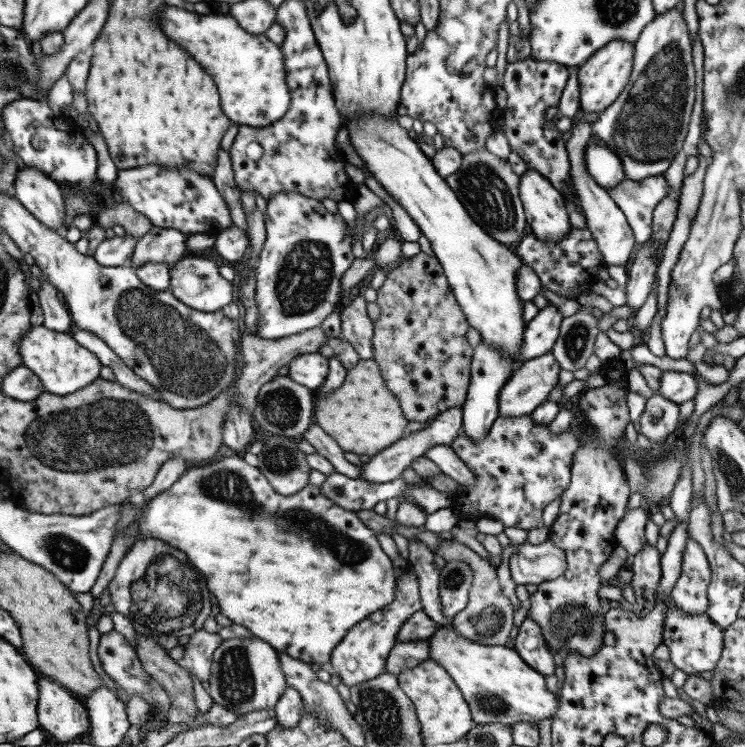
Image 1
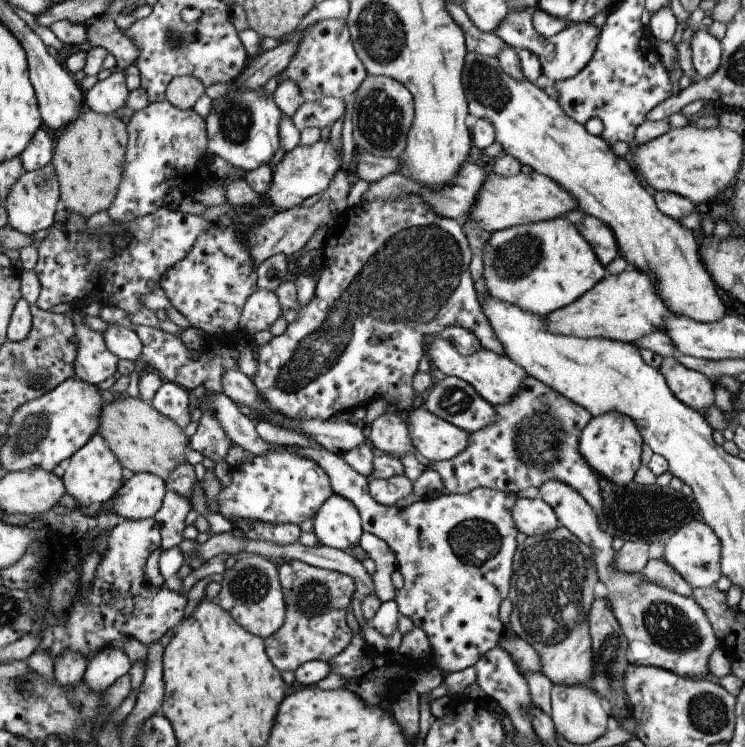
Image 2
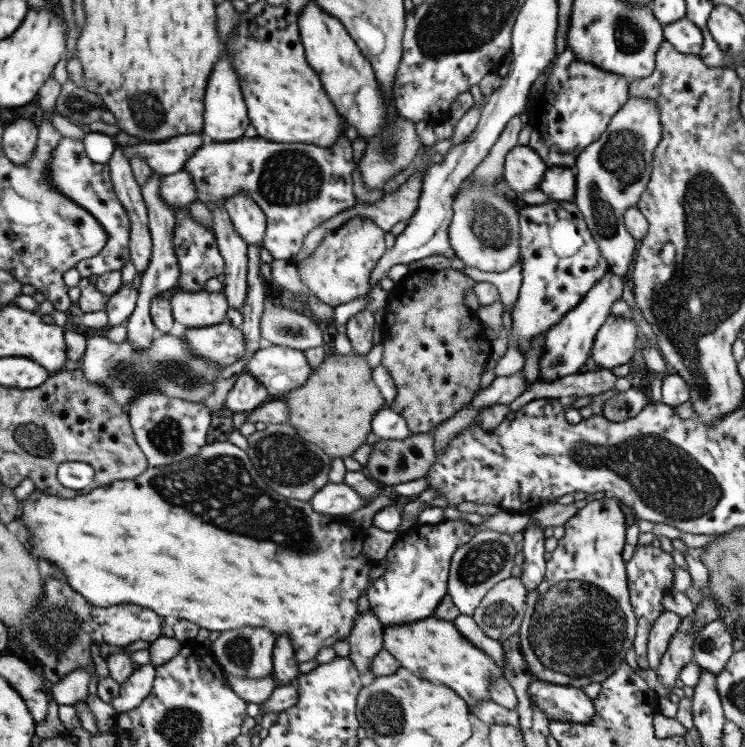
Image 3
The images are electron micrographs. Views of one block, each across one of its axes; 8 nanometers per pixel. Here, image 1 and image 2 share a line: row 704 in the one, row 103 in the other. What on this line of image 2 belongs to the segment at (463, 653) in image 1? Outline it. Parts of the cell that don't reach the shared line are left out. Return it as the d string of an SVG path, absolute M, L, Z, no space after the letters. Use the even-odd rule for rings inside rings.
M469 52L465 56L464 75L467 86L464 94L468 99L469 113L492 122L495 141L503 146L504 153L515 156L522 165L528 164L537 173L555 180L572 195L579 210L603 220L616 237L619 256L627 260L630 268L653 277L655 291L670 313L699 323L718 323L726 316L726 306L700 260L693 230L681 227L678 219L665 215L656 206L655 198L640 185L630 162L612 153L611 146L600 135L590 134L583 124L570 118L559 102L546 95L535 82L517 81L508 76L498 59Z

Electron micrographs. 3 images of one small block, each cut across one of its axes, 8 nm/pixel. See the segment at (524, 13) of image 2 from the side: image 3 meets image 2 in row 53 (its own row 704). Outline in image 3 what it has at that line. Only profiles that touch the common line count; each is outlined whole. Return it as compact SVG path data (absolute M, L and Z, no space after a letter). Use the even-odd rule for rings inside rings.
M532 680L528 689L532 704L548 718L588 724L594 718L594 701L581 688Z

